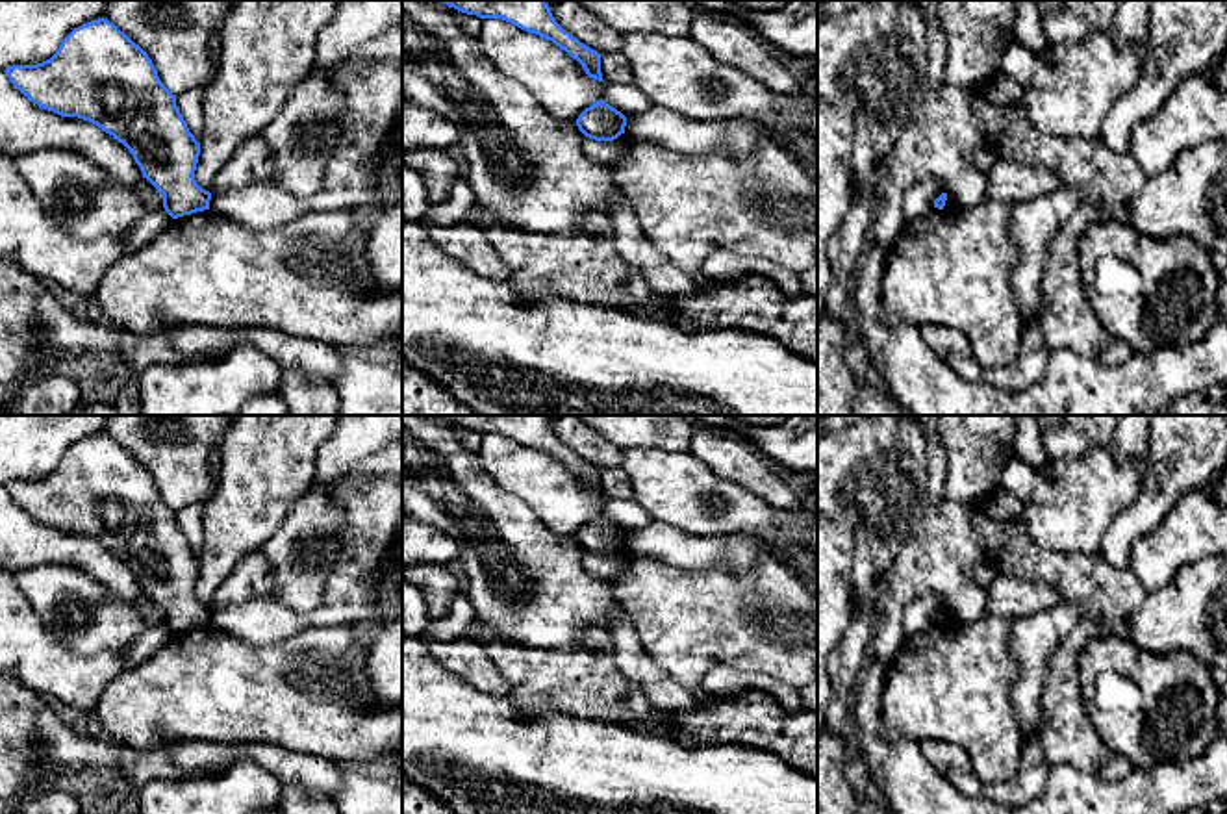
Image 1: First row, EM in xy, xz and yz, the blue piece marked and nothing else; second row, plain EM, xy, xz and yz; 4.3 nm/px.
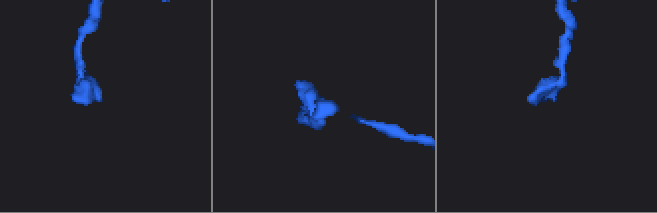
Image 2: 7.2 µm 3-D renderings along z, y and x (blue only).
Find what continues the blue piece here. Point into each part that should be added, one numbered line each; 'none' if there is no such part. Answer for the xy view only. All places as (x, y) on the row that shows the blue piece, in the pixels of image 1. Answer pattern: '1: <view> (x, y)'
none

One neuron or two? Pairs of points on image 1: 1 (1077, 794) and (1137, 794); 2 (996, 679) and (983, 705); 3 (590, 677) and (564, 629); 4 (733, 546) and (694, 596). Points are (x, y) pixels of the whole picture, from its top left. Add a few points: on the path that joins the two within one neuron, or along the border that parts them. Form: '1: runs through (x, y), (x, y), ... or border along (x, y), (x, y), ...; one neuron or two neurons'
1: runs through (1092, 794), (1122, 794); one neuron
2: runs through (990, 685), (983, 692), (983, 699); one neuron
3: border along (608, 629), (586, 629), (573, 651), (531, 649); two neurons
4: border along (758, 555), (747, 570), (714, 568); two neurons

